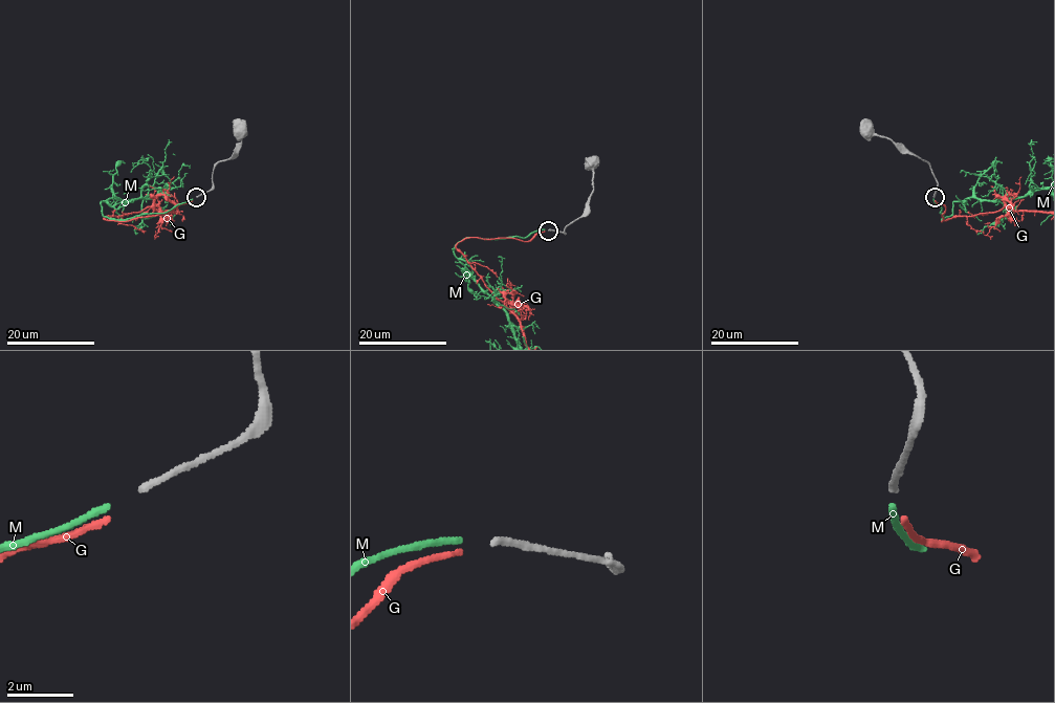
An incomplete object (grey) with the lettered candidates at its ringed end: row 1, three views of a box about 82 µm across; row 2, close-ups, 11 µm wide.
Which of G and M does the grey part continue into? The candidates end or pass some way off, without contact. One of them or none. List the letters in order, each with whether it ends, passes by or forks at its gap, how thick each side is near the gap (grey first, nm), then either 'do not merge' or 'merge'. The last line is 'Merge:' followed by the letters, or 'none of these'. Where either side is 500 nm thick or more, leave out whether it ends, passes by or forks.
G: it ends there; 190 nm thick on the grey side, 170 nm on the other; do not merge
M: it ends there; 190 nm thick on the grey side, 190 nm on the other; do not merge
Merge: none of these

